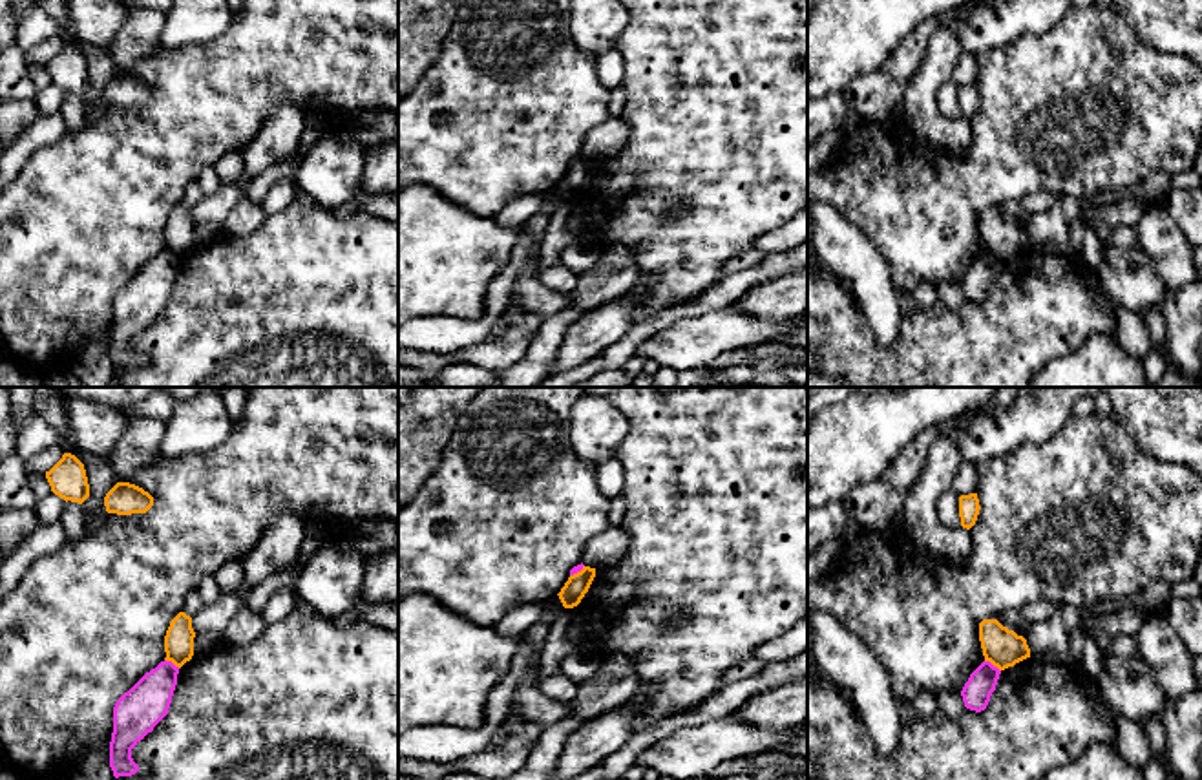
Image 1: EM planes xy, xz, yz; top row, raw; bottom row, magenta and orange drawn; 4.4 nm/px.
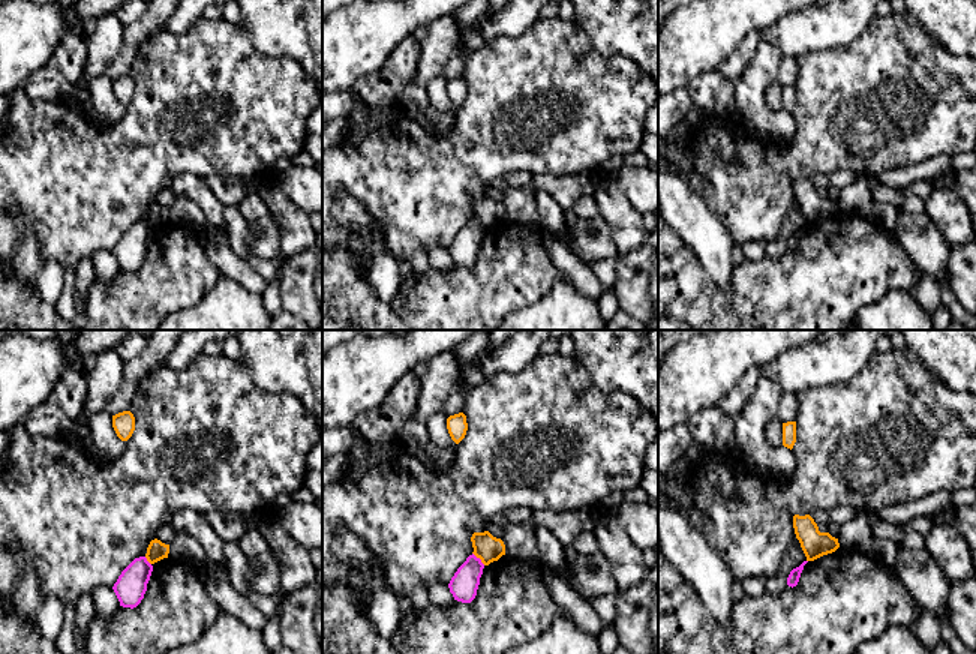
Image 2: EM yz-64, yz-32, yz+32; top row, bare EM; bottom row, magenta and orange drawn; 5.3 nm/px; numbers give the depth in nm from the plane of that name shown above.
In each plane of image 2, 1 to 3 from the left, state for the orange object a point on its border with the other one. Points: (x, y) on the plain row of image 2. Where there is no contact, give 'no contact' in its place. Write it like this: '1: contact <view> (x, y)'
1: contact yz-64 (147, 225)
2: contact yz-32 (479, 222)
3: no contact

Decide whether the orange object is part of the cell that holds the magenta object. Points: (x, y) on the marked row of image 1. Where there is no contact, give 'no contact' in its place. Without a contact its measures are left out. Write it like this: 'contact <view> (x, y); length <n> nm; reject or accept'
contact yz (991, 664); length 90 nm; reject

